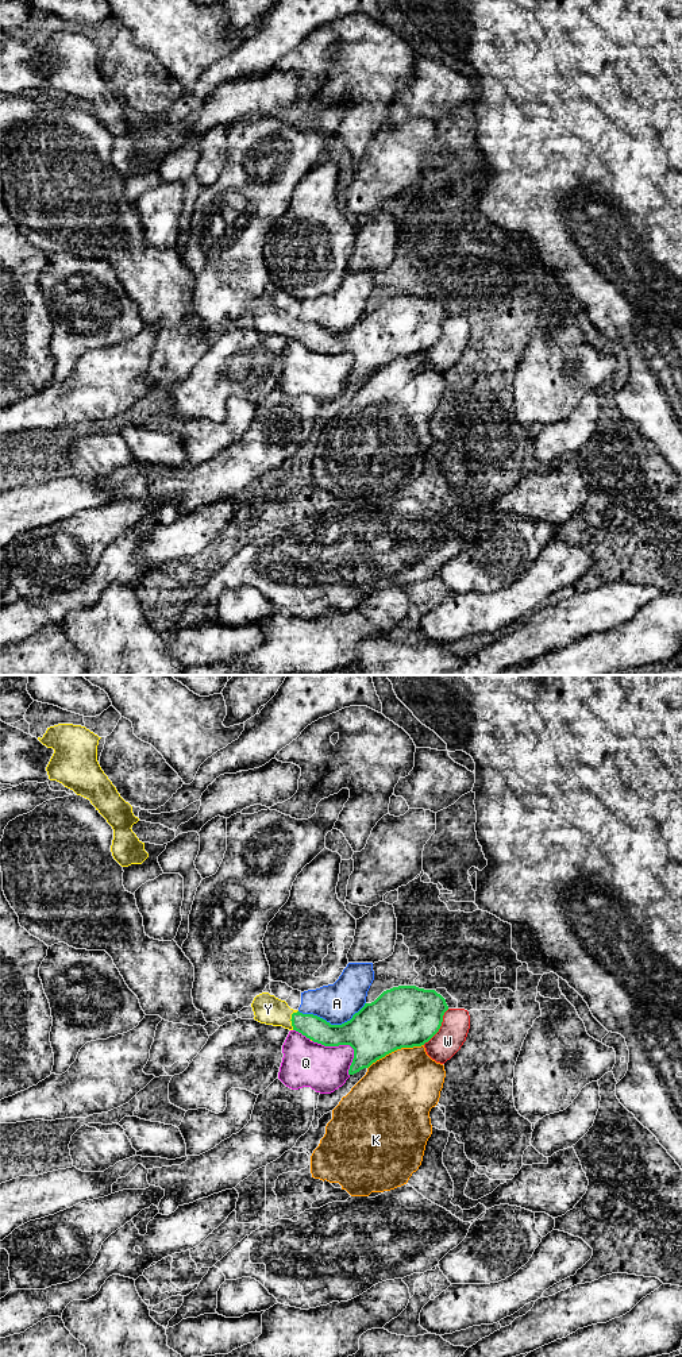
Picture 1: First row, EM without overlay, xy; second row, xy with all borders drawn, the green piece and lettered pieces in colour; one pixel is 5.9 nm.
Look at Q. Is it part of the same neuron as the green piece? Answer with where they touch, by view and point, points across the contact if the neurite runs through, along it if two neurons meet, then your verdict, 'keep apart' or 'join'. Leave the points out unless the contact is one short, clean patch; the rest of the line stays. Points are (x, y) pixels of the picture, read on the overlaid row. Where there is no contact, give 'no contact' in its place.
contact xy (346, 1044); keep apart

